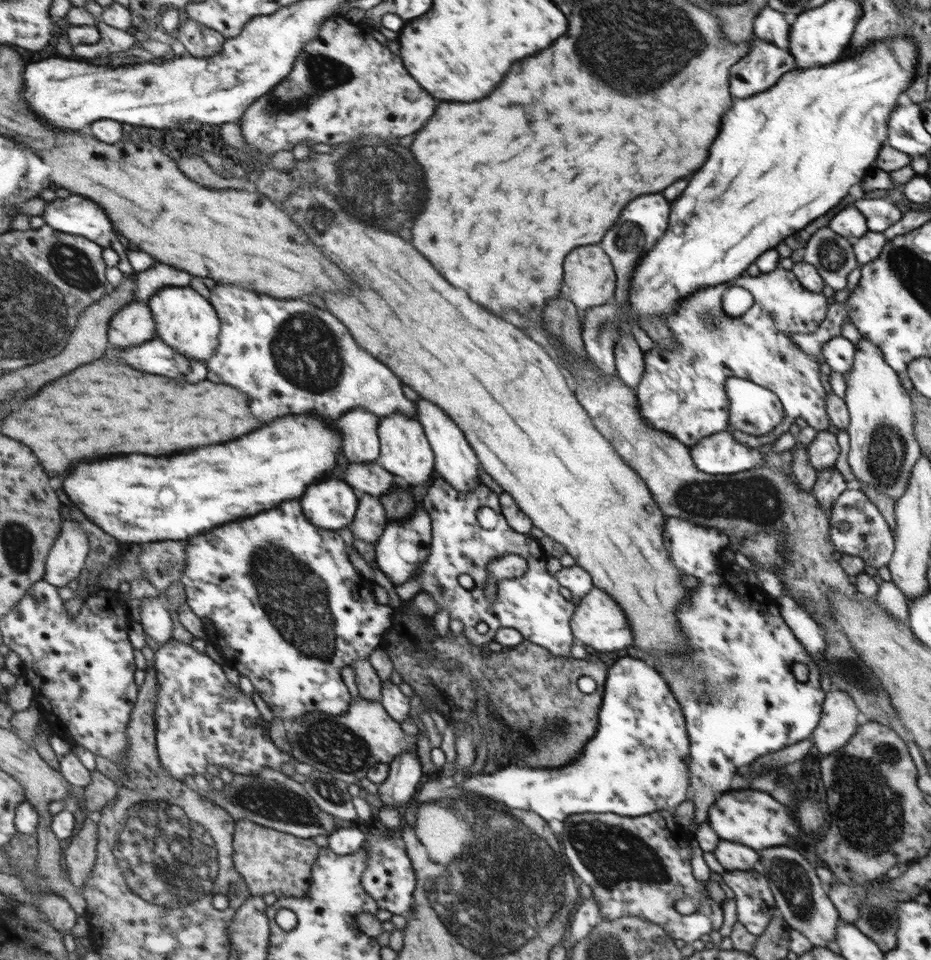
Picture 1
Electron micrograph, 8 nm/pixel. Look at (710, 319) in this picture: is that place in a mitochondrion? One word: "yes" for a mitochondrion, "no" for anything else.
yes

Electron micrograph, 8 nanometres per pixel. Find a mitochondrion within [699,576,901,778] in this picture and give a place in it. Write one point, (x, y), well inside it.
(848, 670)

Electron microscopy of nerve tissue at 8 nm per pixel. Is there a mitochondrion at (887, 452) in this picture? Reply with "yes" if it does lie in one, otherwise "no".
yes

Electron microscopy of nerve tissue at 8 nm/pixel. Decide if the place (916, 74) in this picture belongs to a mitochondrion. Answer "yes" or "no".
no

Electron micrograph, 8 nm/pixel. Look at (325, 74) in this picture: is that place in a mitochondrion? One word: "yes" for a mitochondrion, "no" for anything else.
yes

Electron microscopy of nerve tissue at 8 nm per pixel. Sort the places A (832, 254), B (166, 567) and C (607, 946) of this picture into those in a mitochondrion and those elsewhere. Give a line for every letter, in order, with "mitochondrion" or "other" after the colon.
A: mitochondrion
B: mitochondrion
C: mitochondrion

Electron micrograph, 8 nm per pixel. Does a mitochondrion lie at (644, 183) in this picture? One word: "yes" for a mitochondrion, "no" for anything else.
no

